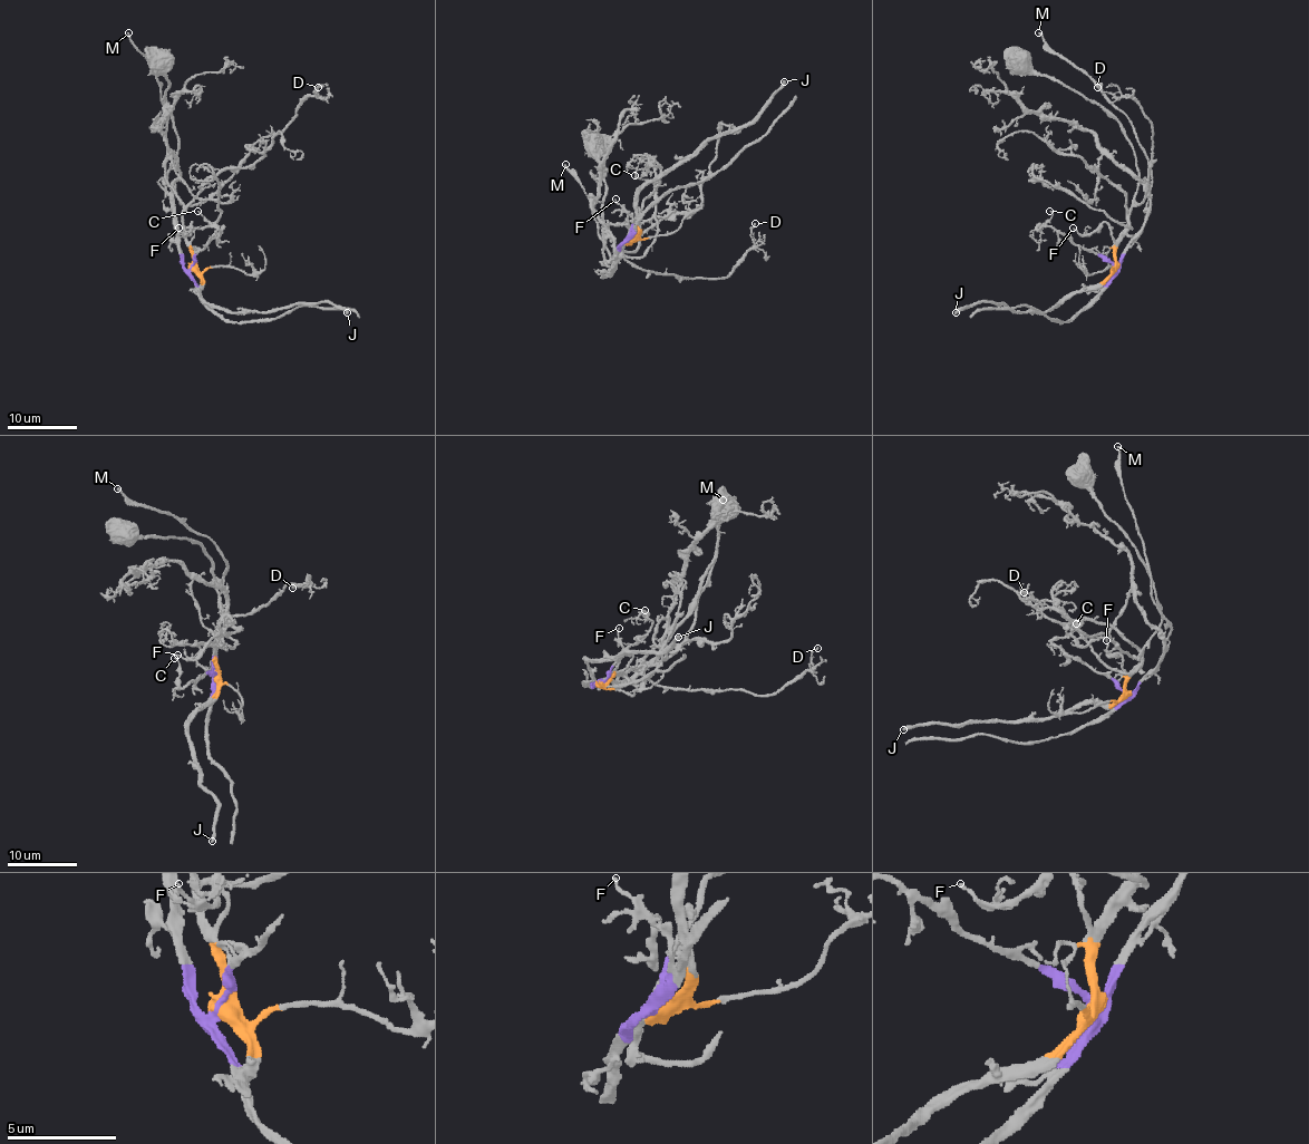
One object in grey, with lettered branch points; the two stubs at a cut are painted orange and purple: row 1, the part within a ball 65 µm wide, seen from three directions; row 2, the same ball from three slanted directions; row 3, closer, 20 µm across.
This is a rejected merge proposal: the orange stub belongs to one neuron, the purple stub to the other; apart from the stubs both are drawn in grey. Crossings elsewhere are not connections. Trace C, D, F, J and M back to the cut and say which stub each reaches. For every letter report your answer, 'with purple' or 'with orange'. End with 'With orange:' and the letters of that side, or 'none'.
C: with purple
D: with orange
F: with orange
J: with orange
M: with purple
With orange: D, F, J

